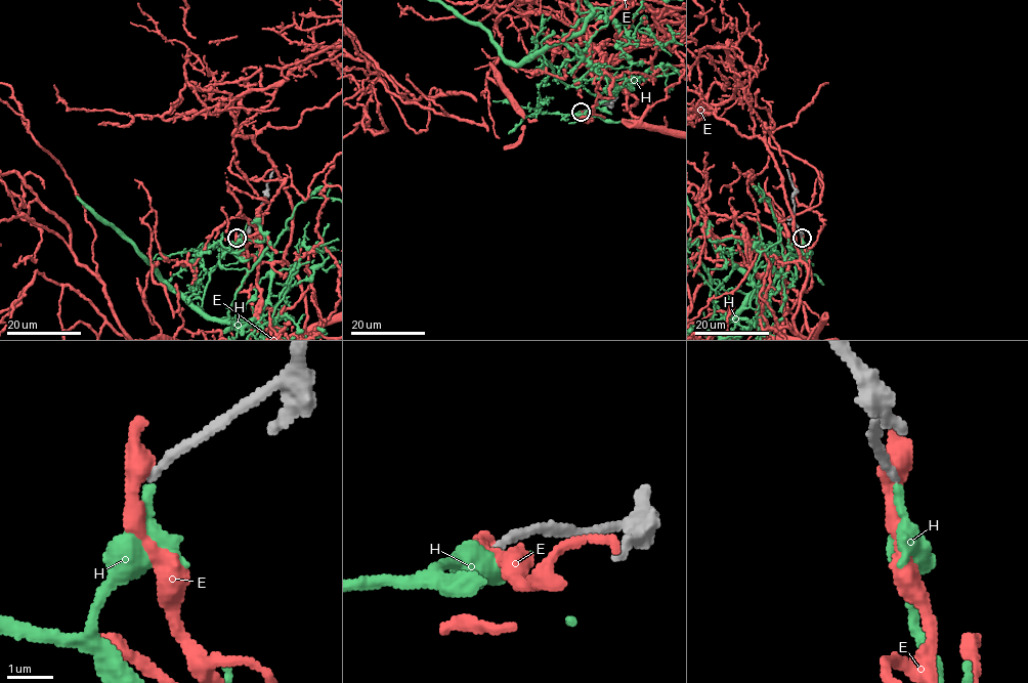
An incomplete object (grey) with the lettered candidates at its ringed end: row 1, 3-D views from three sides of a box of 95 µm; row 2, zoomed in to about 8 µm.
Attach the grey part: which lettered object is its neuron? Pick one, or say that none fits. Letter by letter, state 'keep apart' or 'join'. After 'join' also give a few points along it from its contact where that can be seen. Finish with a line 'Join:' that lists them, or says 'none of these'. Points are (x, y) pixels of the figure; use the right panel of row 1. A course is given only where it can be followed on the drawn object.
E: keep apart
H: join
Join: H

